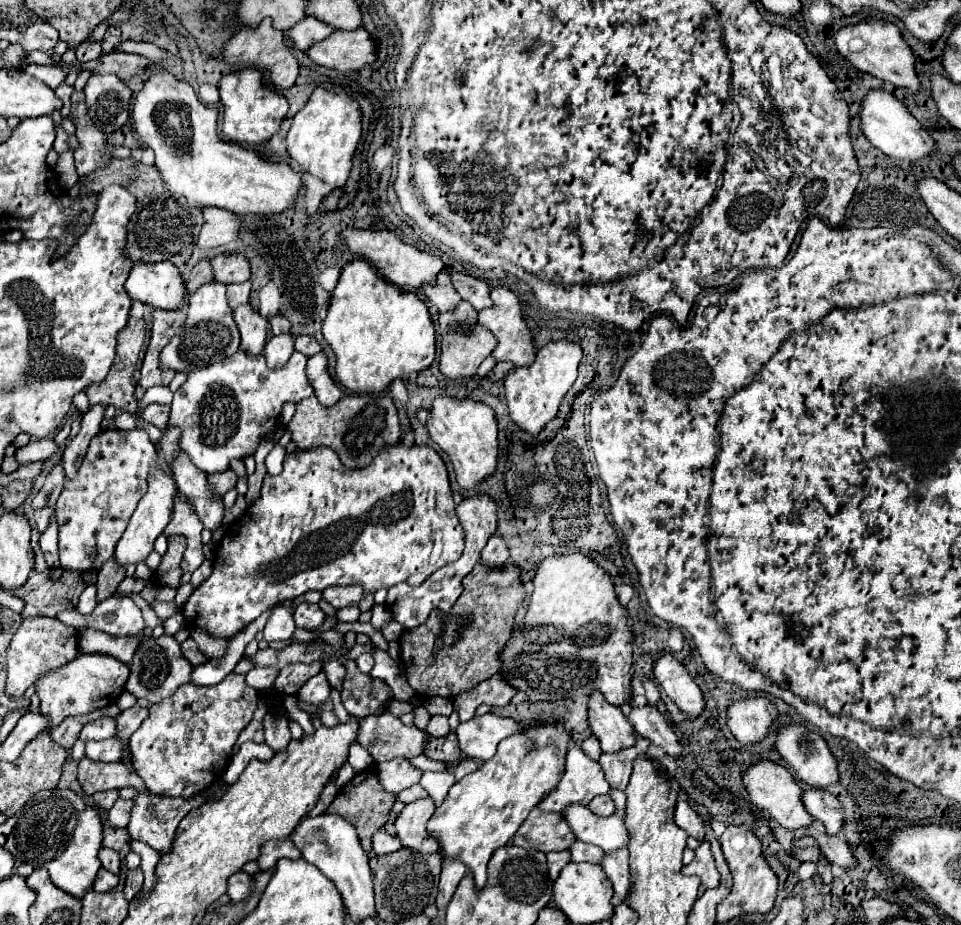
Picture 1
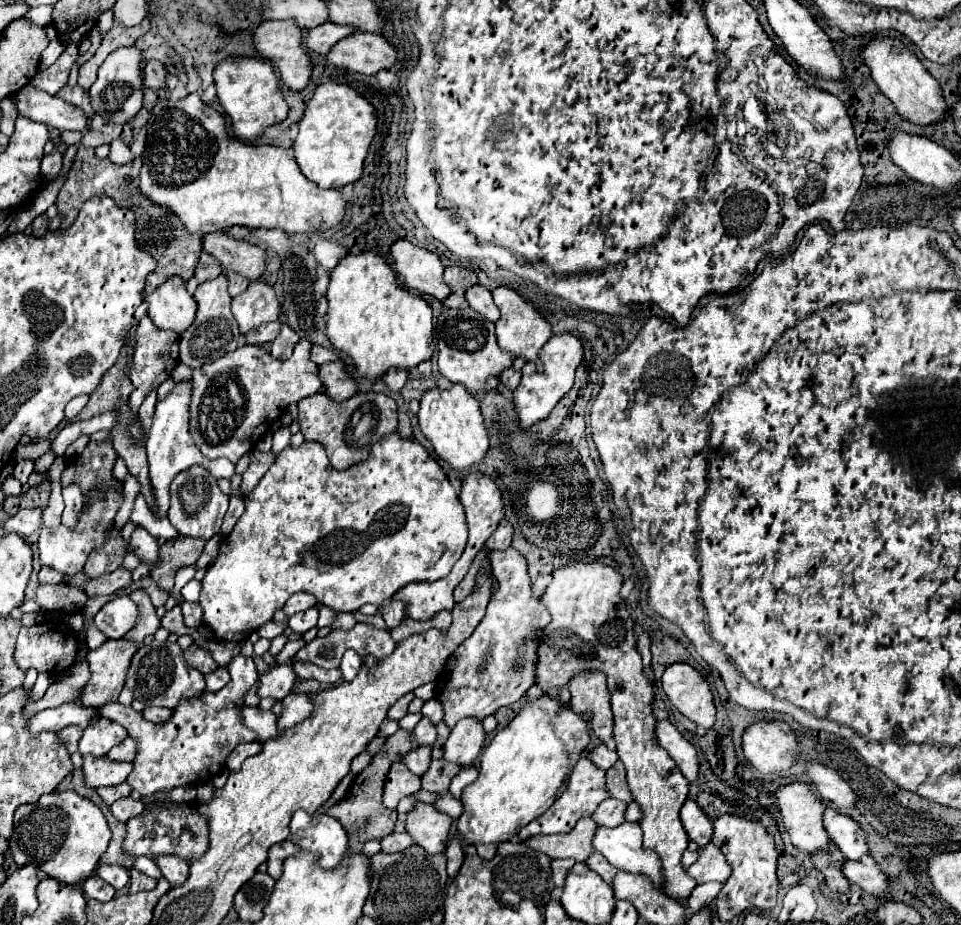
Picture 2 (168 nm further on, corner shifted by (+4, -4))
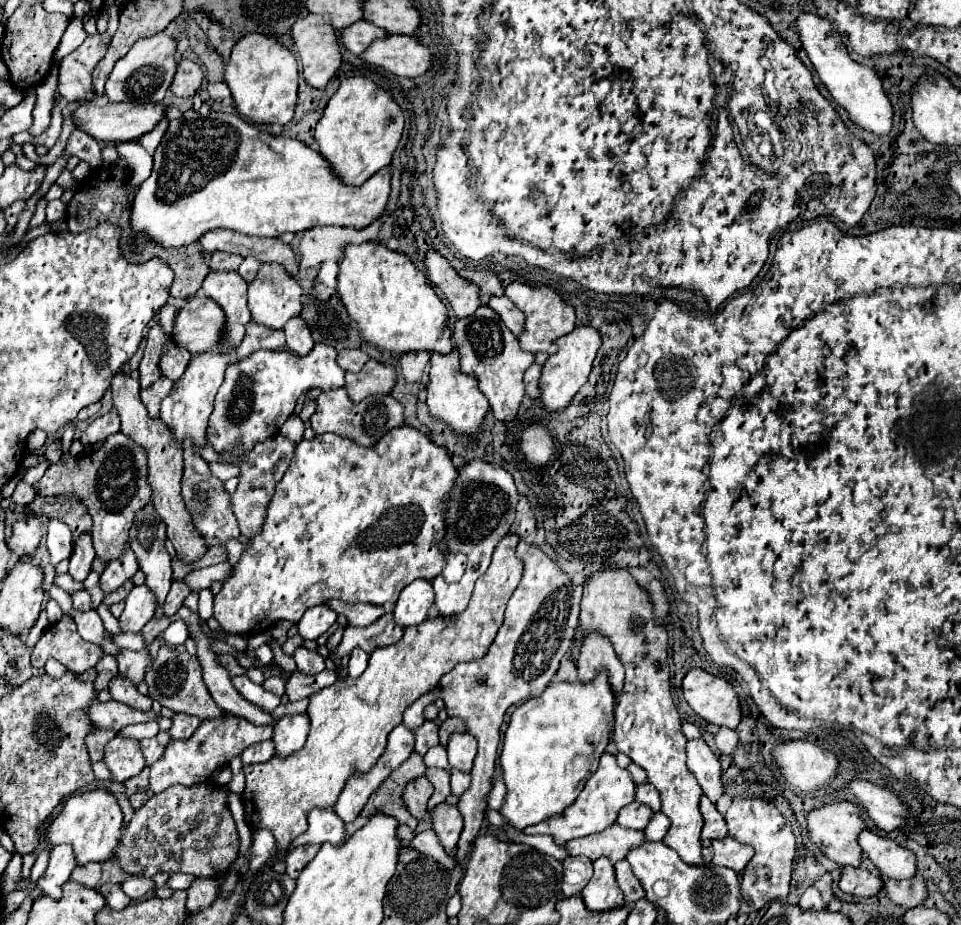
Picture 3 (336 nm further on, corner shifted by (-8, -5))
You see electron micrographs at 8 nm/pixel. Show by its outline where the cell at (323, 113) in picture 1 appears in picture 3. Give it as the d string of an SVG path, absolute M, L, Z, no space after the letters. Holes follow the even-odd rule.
M366 77L342 79L338 91L330 97L318 125L316 143L320 155L344 185L362 185L376 171L390 165L392 153L404 129L404 115L394 99Z

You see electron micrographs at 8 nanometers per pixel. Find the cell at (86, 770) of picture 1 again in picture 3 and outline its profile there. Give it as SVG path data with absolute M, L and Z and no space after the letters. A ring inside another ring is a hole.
M114 737L106 749L104 749L104 763L110 769L112 781L124 783L130 777L138 775L146 763L140 753L140 743L138 741L128 741L124 737Z

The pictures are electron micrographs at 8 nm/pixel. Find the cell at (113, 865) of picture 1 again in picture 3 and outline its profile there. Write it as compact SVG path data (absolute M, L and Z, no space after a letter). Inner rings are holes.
M128 877L124 883L122 883L122 889L124 893L130 897L130 899L140 899L144 893L148 893L150 889L154 889L154 883L152 879L148 877Z

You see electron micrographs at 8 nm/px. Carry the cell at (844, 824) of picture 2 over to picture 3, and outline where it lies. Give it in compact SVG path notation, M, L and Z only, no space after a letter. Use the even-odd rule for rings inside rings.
M870 829L858 833L858 845L862 853L876 865L882 877L890 879L908 879L916 873L914 853L900 847L896 841L880 837Z

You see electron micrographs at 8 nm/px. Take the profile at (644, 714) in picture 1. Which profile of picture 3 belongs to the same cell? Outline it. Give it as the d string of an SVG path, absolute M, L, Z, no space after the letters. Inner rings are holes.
M690 739L686 743L686 757L688 757L688 769L698 779L704 795L710 797L712 803L716 803L722 795L722 769L716 755L710 751L710 747L704 743L704 739Z

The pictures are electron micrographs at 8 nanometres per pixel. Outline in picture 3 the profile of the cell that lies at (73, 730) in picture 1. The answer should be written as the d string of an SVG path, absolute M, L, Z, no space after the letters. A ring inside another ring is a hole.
M94 729L86 735L86 747L90 753L92 761L100 761L102 759L102 751L104 745L114 737L116 733L112 733L112 729Z

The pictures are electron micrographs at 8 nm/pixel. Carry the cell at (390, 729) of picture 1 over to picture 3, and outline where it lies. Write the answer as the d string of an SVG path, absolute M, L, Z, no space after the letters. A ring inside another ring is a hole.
M428 767L426 777L434 785L434 795L428 801L428 809L432 809L432 805L442 803L450 795L450 771L438 769L438 767Z

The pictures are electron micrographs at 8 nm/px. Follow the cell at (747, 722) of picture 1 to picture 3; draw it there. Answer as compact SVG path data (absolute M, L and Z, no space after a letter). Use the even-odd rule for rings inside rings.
M788 739L776 743L772 759L782 777L802 791L814 791L826 785L838 769L836 755L808 739Z

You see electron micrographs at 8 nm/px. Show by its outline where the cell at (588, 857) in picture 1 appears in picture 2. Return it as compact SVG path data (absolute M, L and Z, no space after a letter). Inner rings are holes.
M594 852L590 858L588 858L588 862L586 862L594 872L598 872L600 876L602 876L602 880L604 882L608 882L608 884L612 884L612 880L614 880L614 876L616 876L616 868L604 858L604 856L600 856L598 852Z

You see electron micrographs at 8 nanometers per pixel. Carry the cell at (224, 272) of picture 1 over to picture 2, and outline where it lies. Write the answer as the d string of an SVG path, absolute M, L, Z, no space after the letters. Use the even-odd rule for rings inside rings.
M224 232L202 234L204 252L220 260L224 272L240 272L248 280L258 280L266 272L266 252L244 240L236 240Z

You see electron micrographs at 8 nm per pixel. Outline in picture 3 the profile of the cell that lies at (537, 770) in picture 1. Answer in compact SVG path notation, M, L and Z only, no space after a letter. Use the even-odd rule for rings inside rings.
M600 673L590 683L552 683L542 695L532 697L516 707L504 733L504 745L500 753L500 765L506 783L506 797L504 805L500 807L500 815L512 829L522 831L530 825L536 825L550 815L562 813L568 805L576 801L578 793L584 787L584 781L590 775L592 759L596 759L596 755L600 757L608 745L608 721L612 719L612 713L614 693L604 673Z

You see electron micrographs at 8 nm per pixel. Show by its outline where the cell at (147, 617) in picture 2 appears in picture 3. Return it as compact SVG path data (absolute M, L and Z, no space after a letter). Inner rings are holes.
M148 503L136 517L134 517L134 523L132 523L132 529L130 529L130 547L132 551L136 553L138 557L138 565L140 565L140 571L144 571L146 575L146 585L148 589L156 595L156 611L154 611L154 617L164 617L164 599L168 595L168 589L172 585L172 557L170 553L166 551L166 525L164 521L158 517L158 513L154 511L154 505Z

